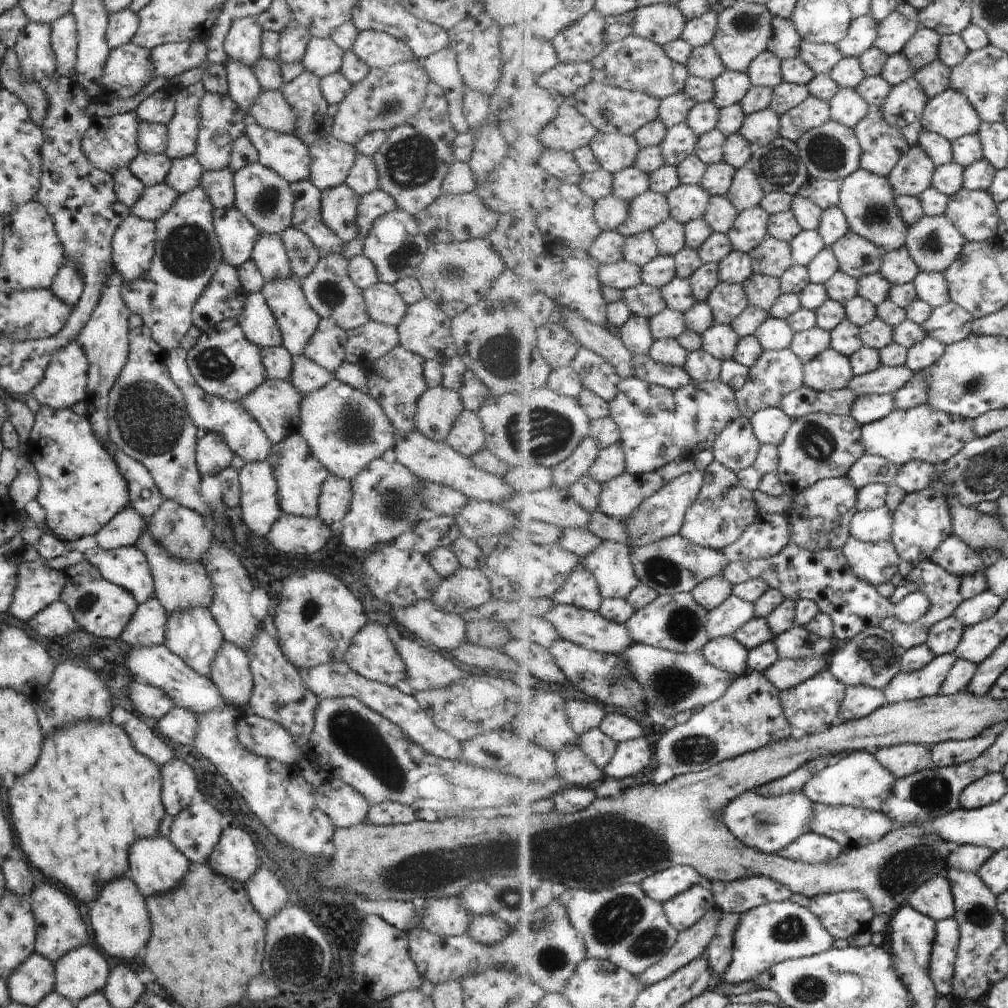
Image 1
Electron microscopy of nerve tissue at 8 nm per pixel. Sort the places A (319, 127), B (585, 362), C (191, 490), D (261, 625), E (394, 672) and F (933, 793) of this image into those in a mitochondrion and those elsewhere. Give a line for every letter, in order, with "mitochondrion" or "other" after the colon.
A: other
B: other
C: other
D: other
E: other
F: mitochondrion

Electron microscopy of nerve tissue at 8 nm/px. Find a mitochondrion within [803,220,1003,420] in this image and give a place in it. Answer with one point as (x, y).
(932, 244)

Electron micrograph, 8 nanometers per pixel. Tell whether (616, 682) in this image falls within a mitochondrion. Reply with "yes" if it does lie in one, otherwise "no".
yes

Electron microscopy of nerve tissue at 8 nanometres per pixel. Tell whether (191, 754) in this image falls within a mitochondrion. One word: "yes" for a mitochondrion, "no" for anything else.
no

